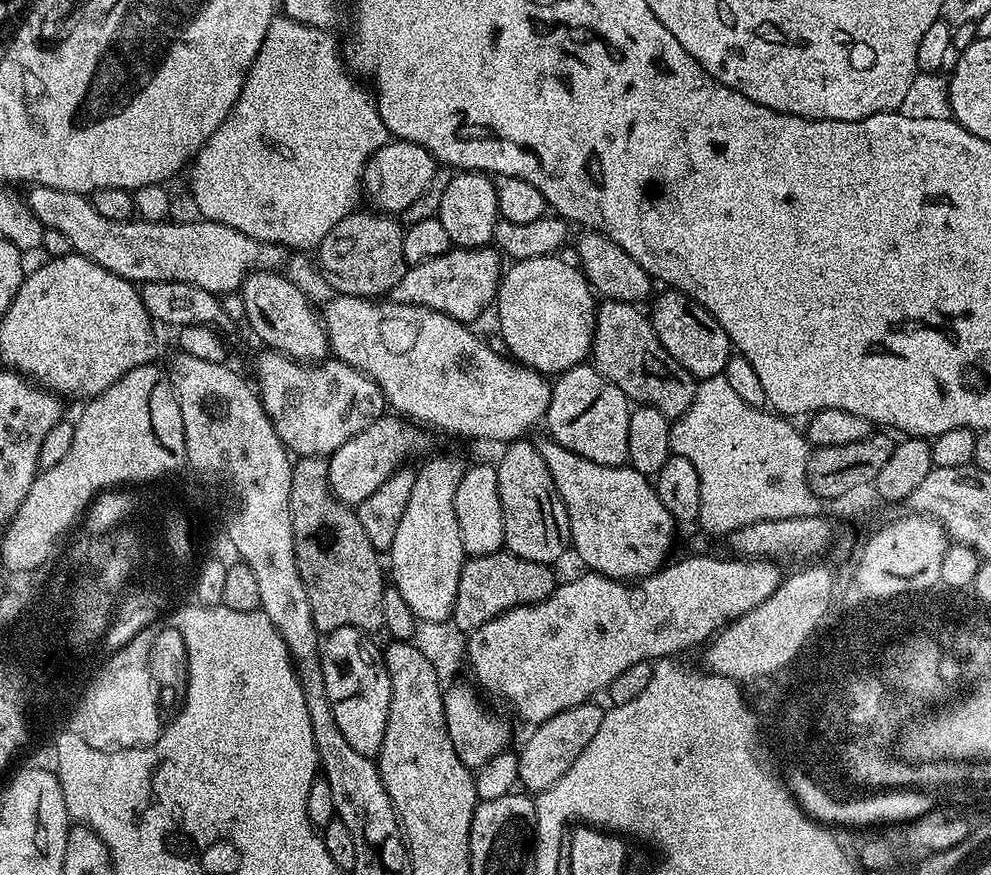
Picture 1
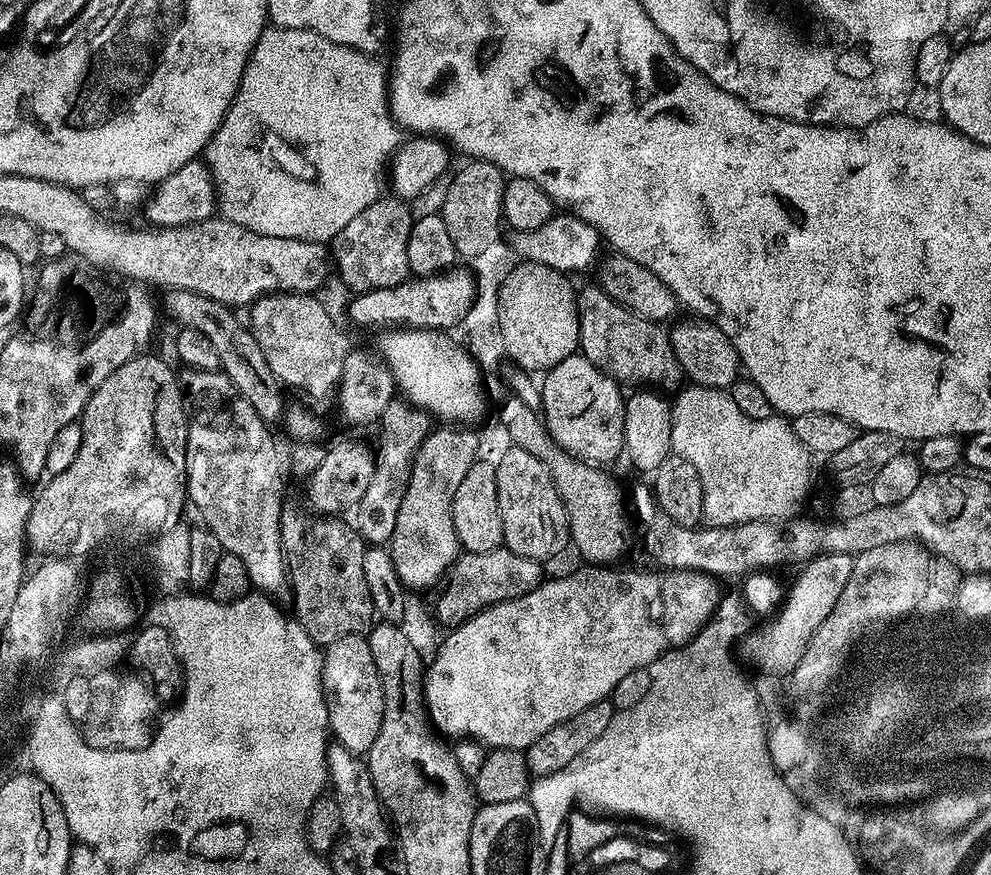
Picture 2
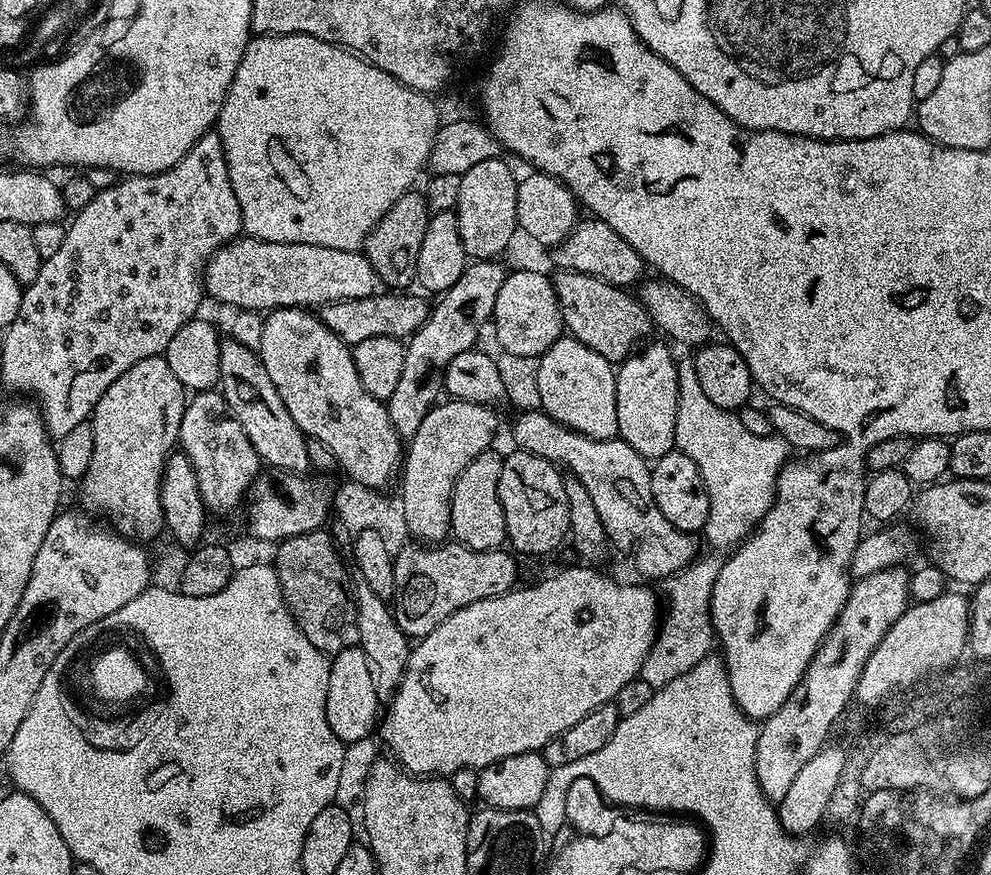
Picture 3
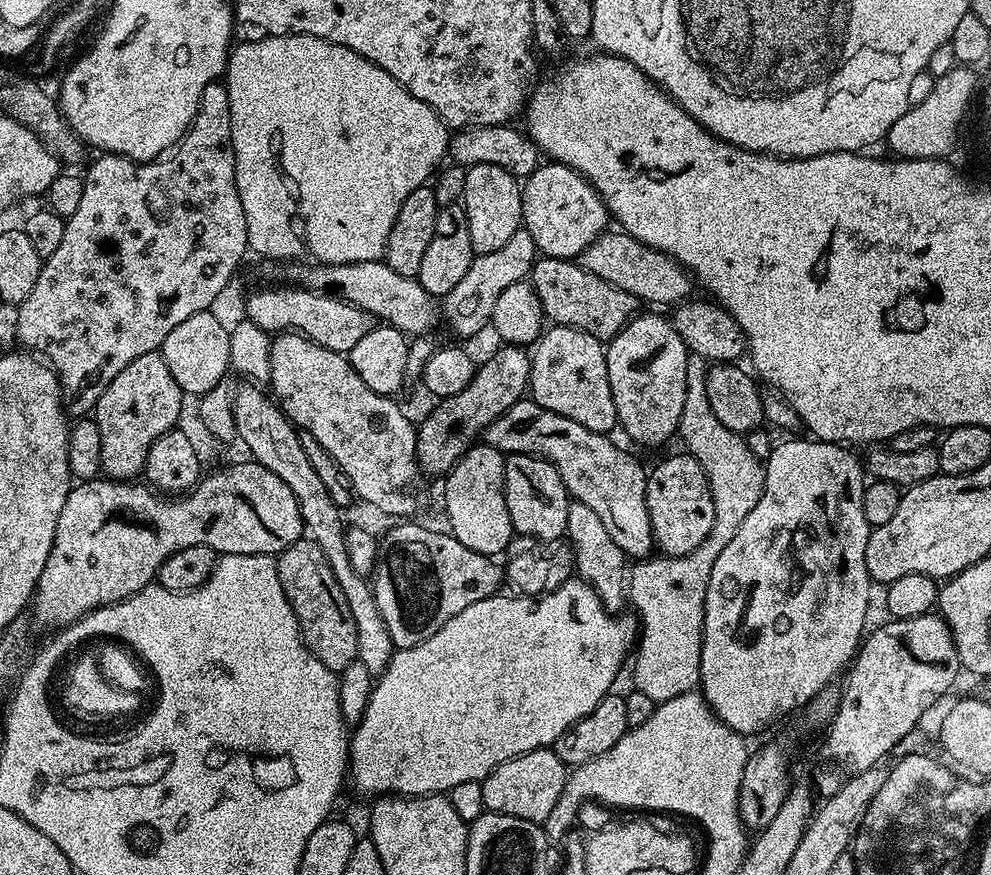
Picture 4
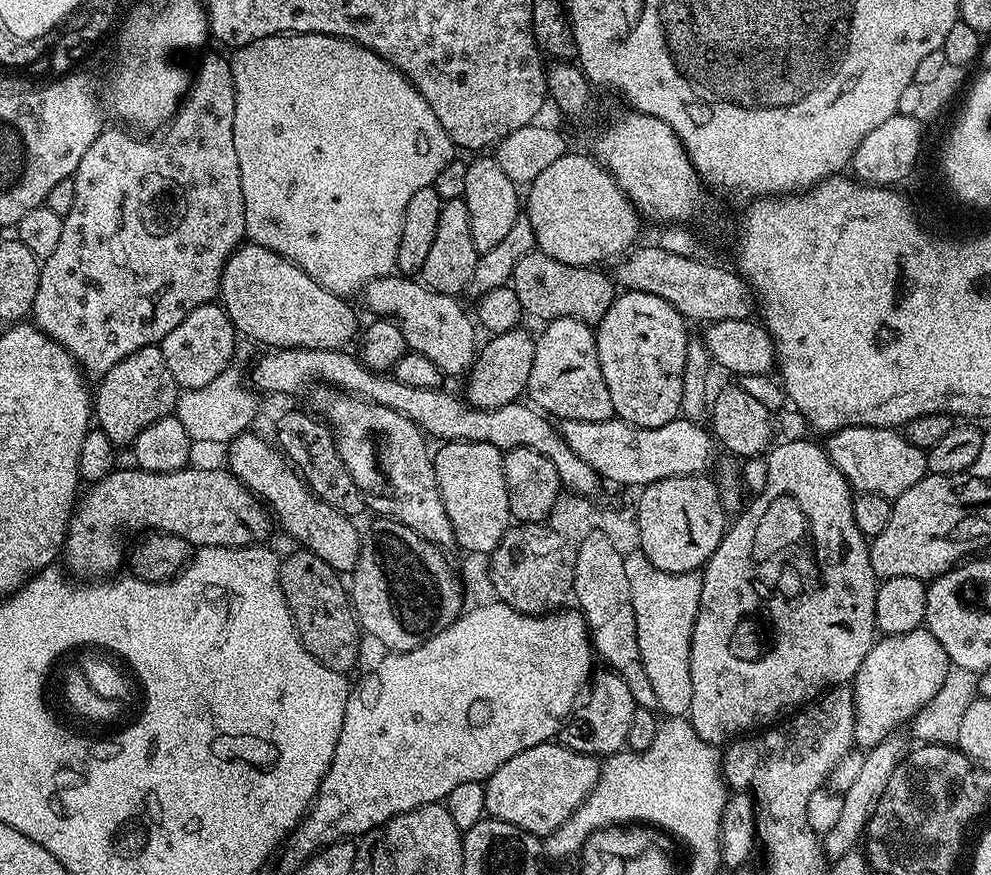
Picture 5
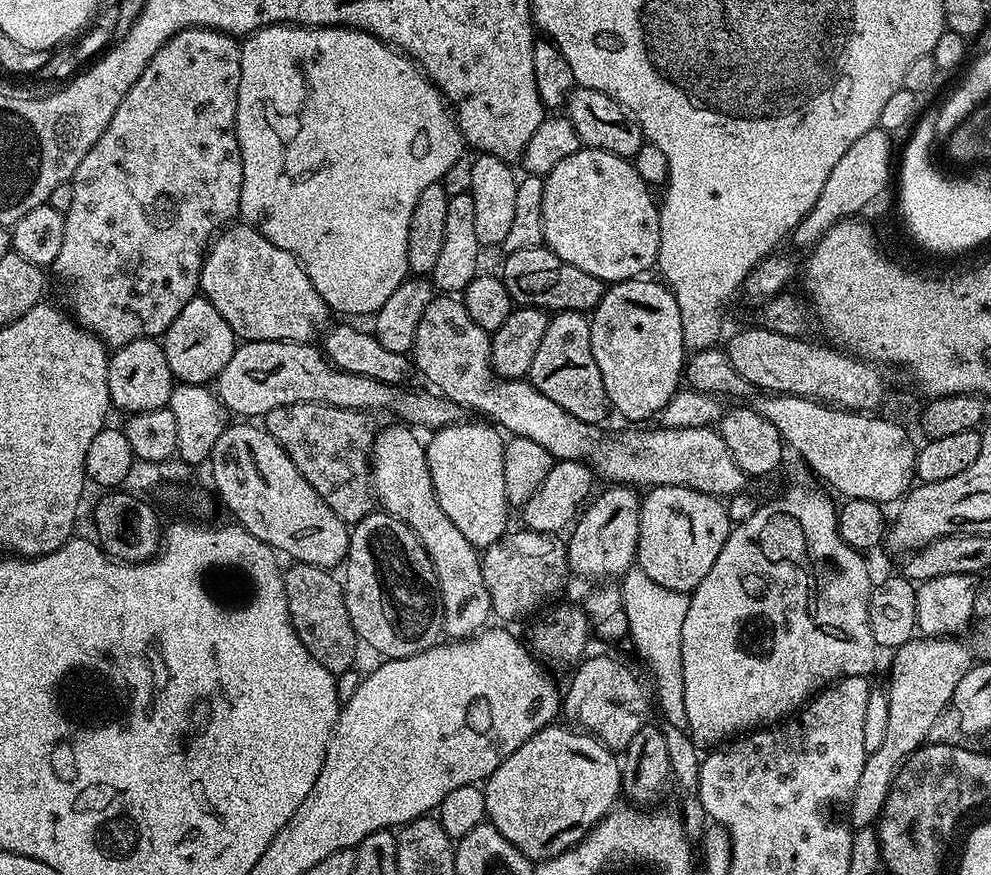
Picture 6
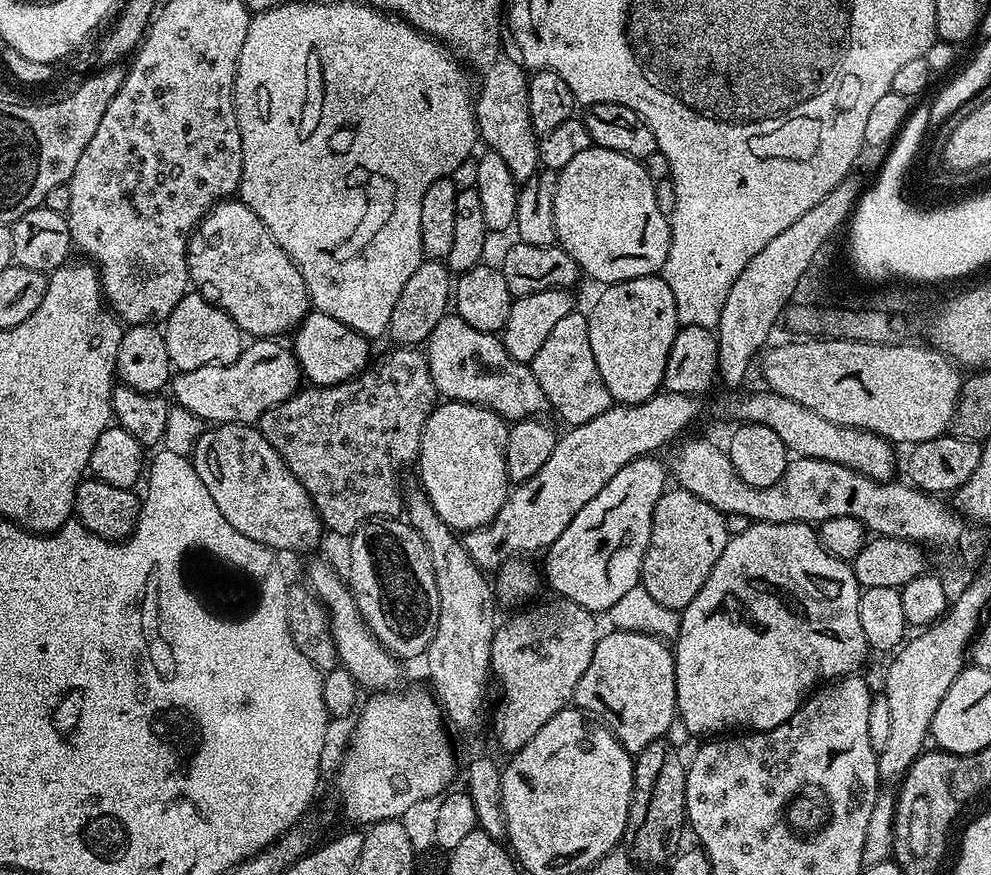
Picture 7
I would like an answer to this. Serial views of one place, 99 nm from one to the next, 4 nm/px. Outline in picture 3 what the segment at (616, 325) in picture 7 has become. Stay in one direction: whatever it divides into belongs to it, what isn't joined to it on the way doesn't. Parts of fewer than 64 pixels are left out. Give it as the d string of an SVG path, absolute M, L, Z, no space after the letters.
M652 343L637 347L616 368L619 439L625 440L638 455L649 462L662 458L676 448L674 422L678 414L677 357L672 357L667 343Z

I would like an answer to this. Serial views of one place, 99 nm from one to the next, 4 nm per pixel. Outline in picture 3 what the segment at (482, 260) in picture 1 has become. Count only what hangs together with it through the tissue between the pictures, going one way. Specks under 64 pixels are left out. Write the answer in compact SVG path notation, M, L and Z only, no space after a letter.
M377 294L362 298L361 300L339 300L333 304L323 305L318 315L324 324L338 336L343 344L353 346L366 338L382 338L392 336L407 338L428 320L430 311L429 301L424 301L423 295L408 296L412 294Z

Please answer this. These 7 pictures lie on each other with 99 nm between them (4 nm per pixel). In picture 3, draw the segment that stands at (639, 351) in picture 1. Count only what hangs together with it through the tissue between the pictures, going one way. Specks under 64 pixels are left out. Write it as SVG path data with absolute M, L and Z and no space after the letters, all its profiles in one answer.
M560 270L551 277L551 281L567 335L590 346L590 350L602 354L602 358L614 366L631 356L637 345L647 341L651 337L648 335L654 332L652 319L646 314L639 299L633 293L631 296L631 291L581 272Z

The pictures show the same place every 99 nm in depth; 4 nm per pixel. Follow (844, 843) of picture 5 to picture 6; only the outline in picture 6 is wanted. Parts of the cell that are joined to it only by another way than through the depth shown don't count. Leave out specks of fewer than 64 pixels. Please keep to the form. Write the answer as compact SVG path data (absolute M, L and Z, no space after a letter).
M913 638L891 653L892 677L888 680L888 717L884 720L884 737L873 752L871 749L865 755L862 778L858 778L858 786L847 805L847 819L853 829L870 828L879 821L880 812L890 794L890 786L900 773L900 768L910 756L924 747L930 728L938 722L940 716L945 715L946 709L951 705L954 690L958 690L958 682L962 682L962 678L971 670L974 652L969 645L968 648L960 638Z

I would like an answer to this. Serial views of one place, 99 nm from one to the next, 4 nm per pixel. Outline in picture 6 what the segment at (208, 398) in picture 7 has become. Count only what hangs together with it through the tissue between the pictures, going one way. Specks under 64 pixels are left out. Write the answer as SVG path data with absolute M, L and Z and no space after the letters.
M249 340L241 343L214 381L216 396L236 418L263 418L270 410L291 404L329 404L369 414L393 412L397 421L416 430L444 428L447 424L459 424L465 419L465 409L450 402L439 392L415 392L408 387L387 384L369 376L350 374L346 370L338 369L315 343L269 340Z

